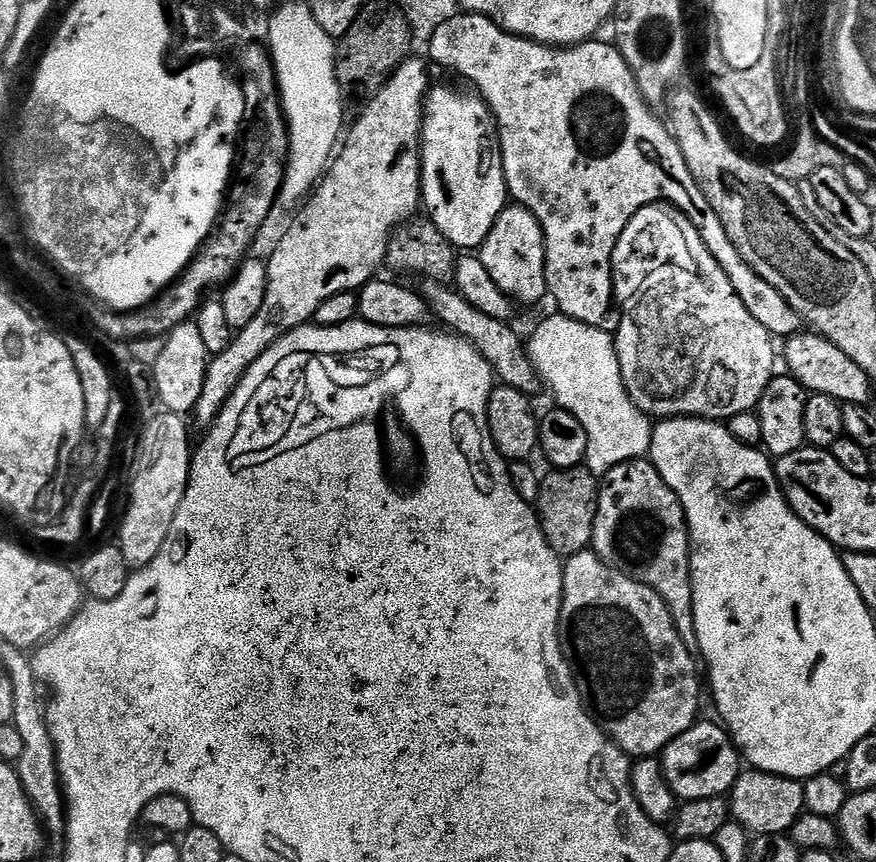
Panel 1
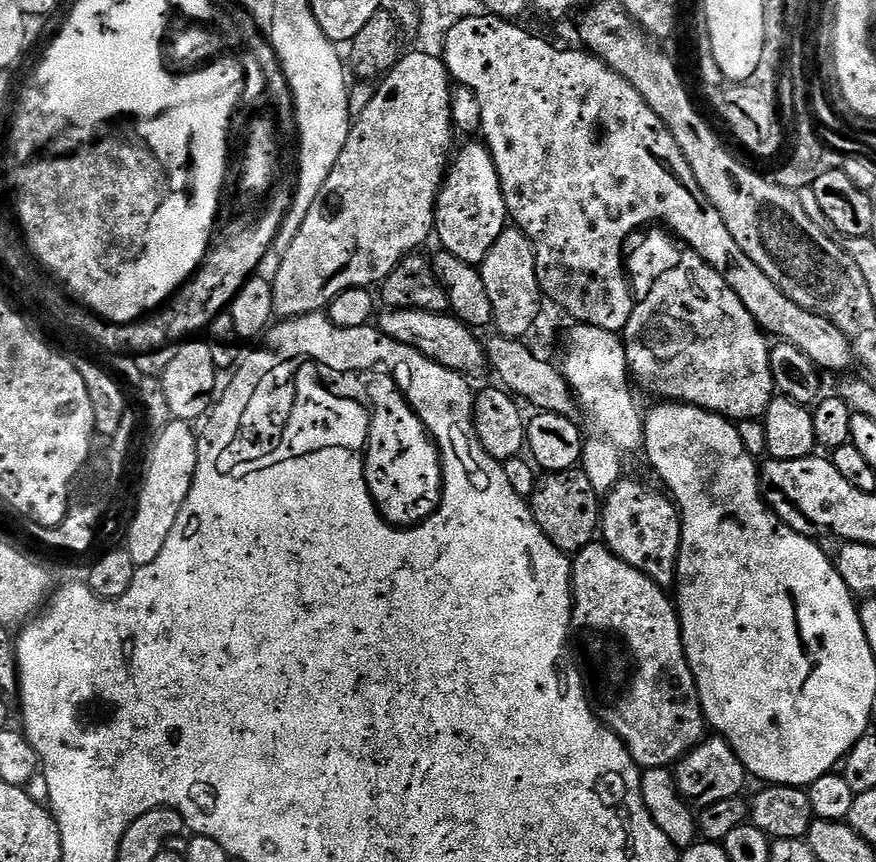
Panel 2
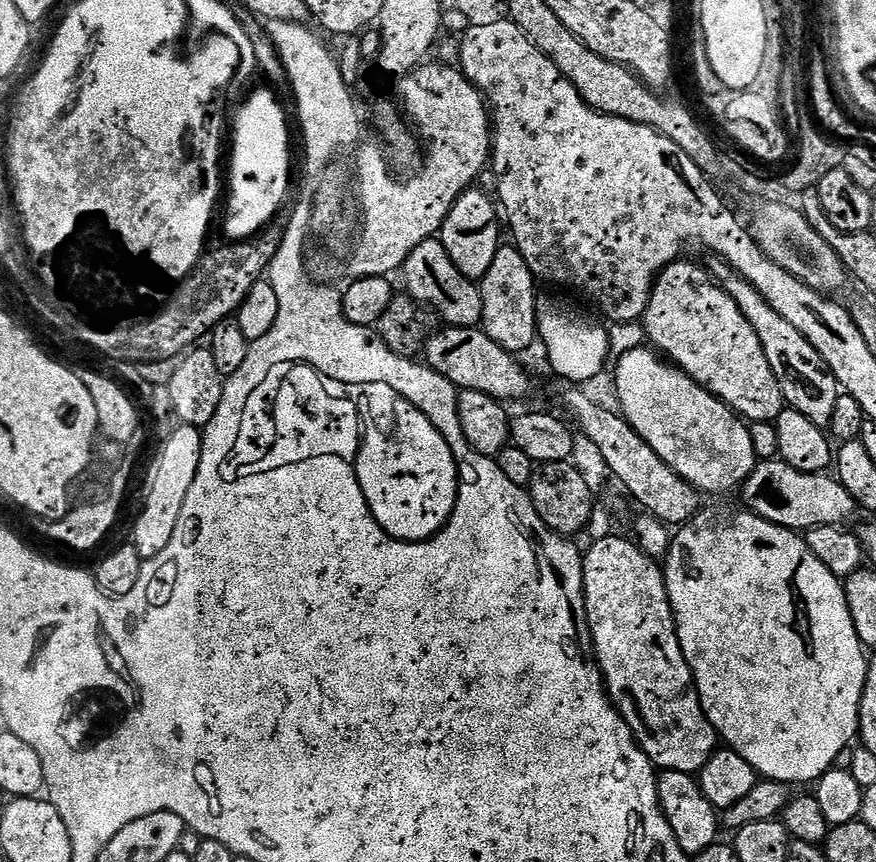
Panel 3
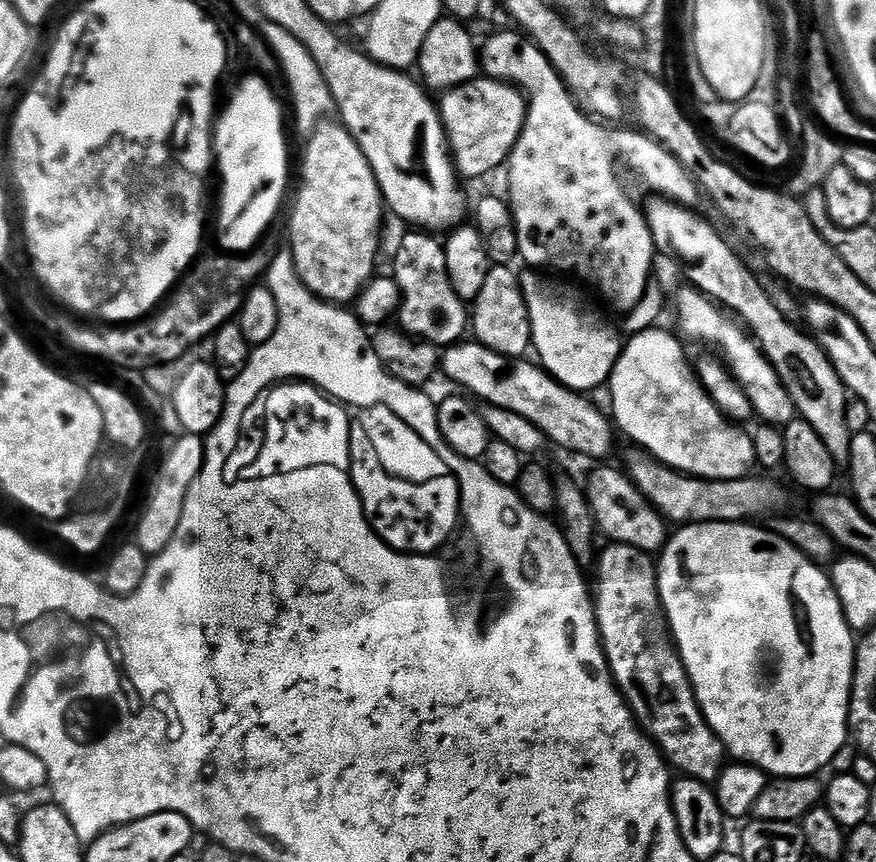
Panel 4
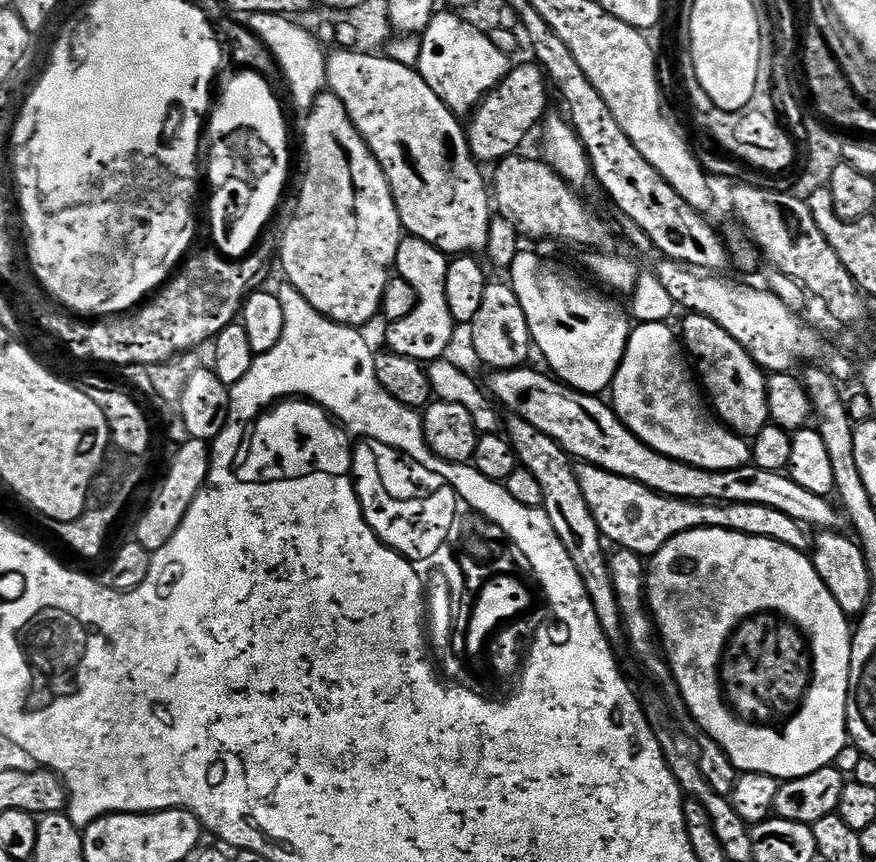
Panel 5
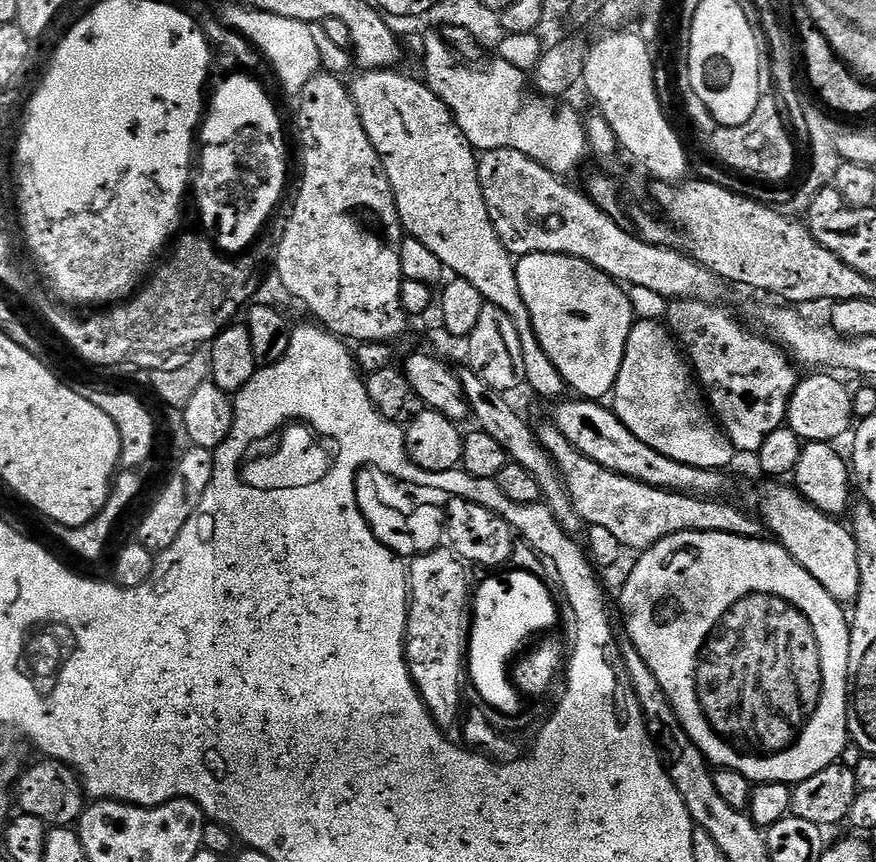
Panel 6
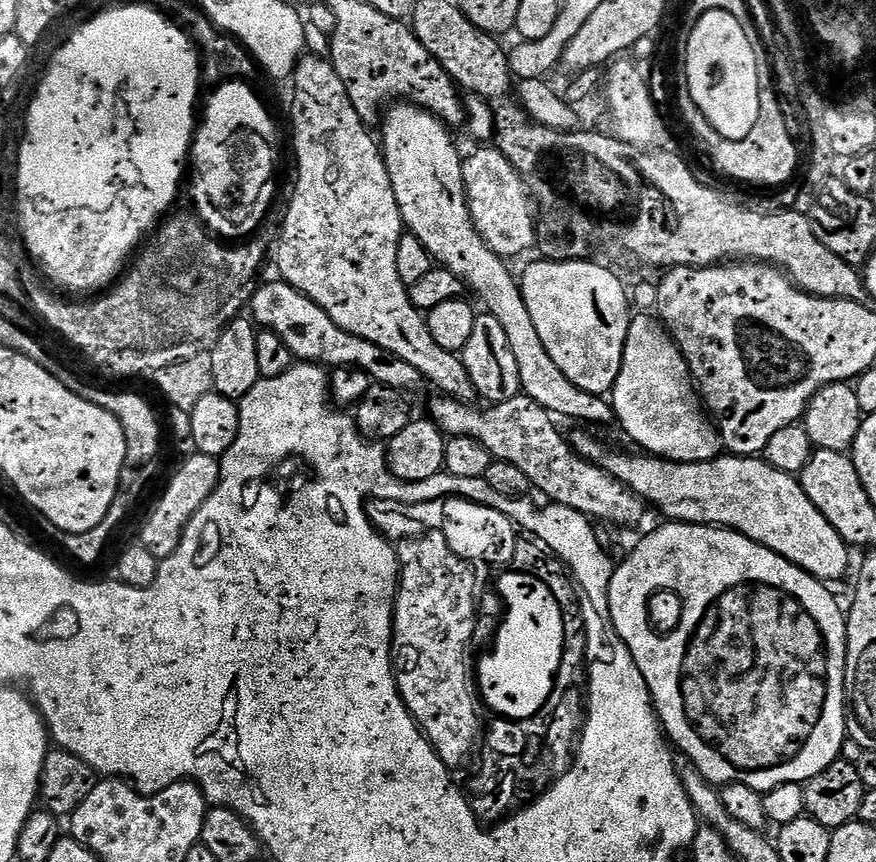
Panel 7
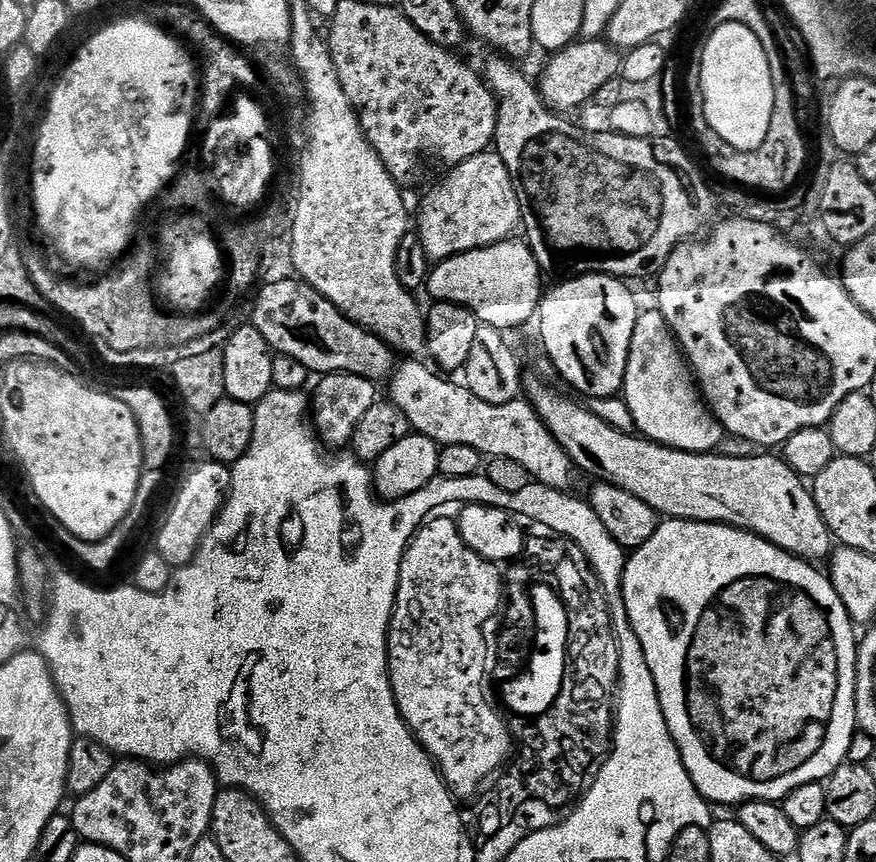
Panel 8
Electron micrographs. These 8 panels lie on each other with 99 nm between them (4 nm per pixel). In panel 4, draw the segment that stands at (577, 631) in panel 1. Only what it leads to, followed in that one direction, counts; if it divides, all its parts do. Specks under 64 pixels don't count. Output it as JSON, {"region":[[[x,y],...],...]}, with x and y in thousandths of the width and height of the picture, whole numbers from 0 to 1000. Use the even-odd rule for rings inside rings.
{"region":[[[702,629],[693,633],[678,654],[678,704],[680,727],[685,731],[685,745],[699,788],[716,812],[726,839],[753,869],[759,883],[782,901],[816,911],[829,890],[829,869],[806,838],[785,778],[772,755],[753,697],[750,655],[741,642],[724,633]]]}

